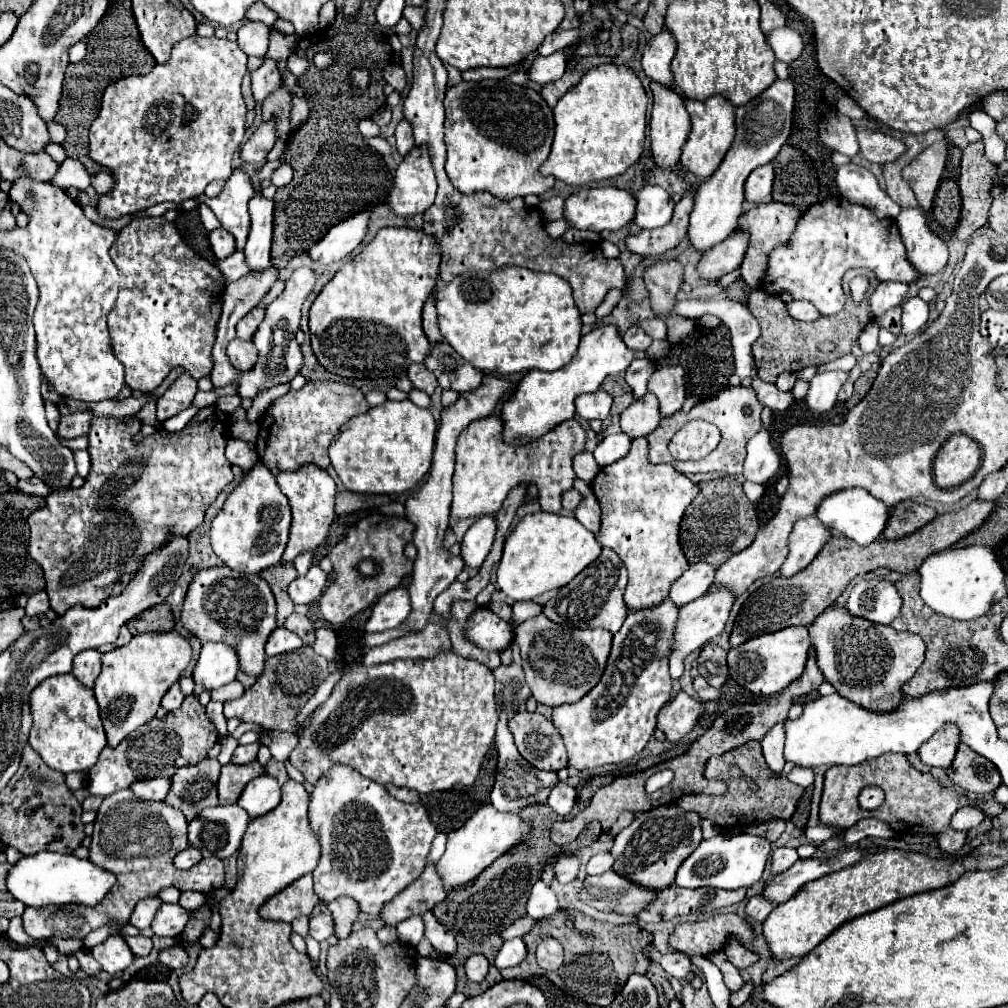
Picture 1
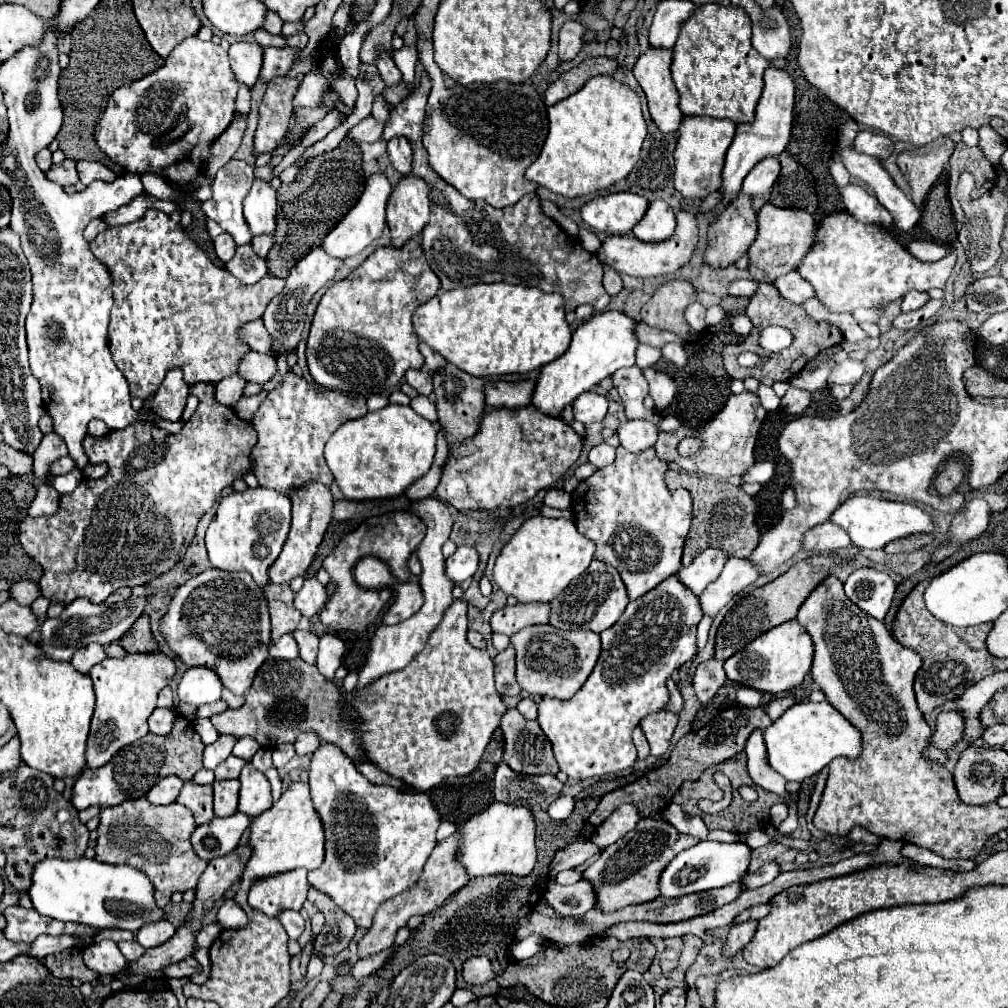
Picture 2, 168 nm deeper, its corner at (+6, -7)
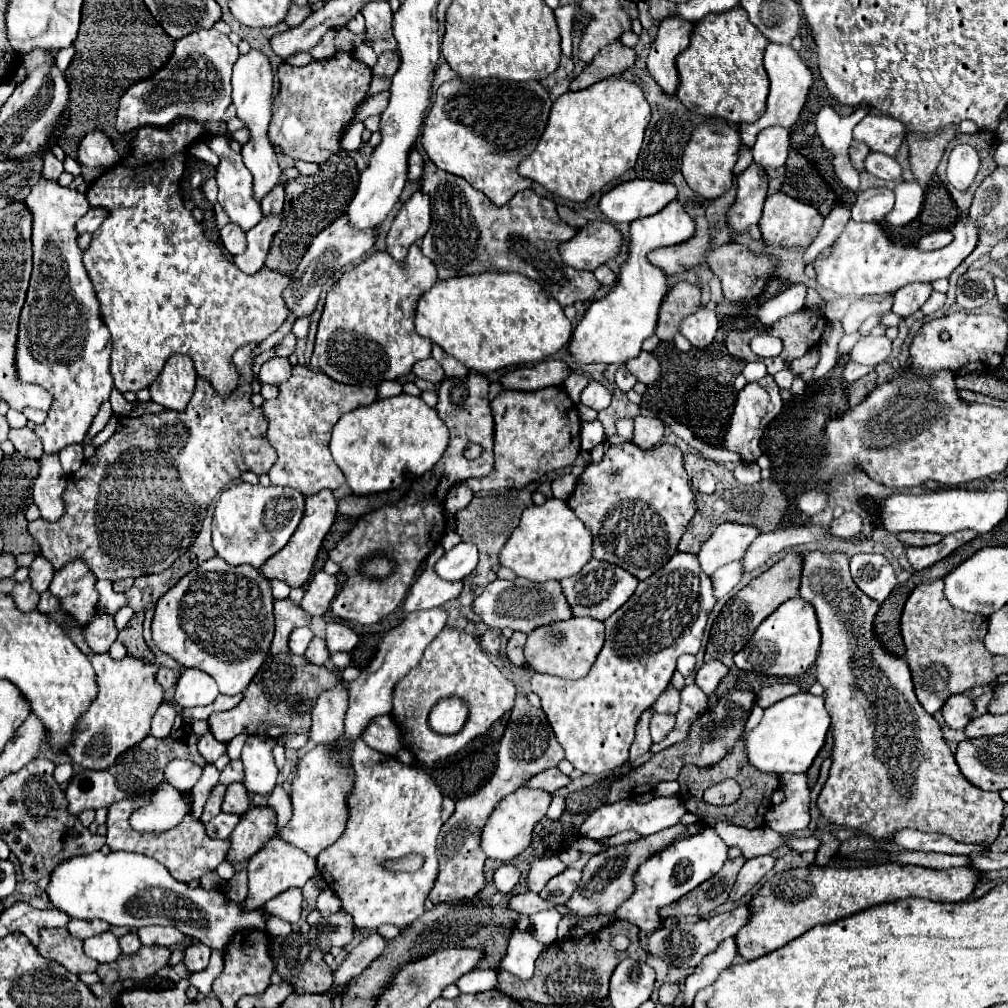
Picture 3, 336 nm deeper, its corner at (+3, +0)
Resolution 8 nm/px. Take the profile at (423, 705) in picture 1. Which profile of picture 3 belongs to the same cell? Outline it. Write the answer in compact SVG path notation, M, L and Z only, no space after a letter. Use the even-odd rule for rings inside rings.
M445 627L425 649L421 663L411 669L395 687L393 699L393 719L399 725L403 739L419 739L417 759L425 765L433 765L437 759L447 759L449 755L463 749L477 735L483 735L505 711L513 707L515 685L495 667L495 663L481 651L475 637L453 627ZM445 697L461 697L469 705L469 717L463 729L455 735L437 735L427 723L429 709Z

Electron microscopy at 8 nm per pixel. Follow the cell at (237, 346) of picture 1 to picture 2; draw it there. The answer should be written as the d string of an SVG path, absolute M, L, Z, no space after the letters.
M248 352L238 362L238 370L236 372L246 382L264 384L264 382L268 382L274 376L274 372L276 372L276 360L272 360L266 354L260 354L260 352Z

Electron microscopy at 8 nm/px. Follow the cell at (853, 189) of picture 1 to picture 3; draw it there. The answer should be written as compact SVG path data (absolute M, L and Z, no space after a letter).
M867 189L857 195L853 205L853 221L879 221L895 205L895 195L891 189Z

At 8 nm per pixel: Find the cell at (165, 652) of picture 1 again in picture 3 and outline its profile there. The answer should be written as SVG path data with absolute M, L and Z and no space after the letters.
M109 653L93 655L91 659L97 677L97 697L93 705L77 721L77 733L73 733L73 745L69 745L69 757L83 769L107 769L115 759L143 741L149 735L149 725L157 709L163 705L163 689L155 681L159 665L149 665L133 657L113 661Z

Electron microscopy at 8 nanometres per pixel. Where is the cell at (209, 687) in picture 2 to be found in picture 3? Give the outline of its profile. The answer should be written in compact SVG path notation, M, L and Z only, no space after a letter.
M183 669L175 689L175 705L179 707L205 707L219 695L215 681L197 669Z

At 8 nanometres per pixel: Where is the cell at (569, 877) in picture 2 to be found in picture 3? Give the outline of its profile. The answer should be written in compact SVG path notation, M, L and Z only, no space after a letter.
M549 857L549 859L535 859L531 863L531 869L527 873L527 889L529 891L541 891L545 883L559 875L565 869L565 865L559 861L559 857Z

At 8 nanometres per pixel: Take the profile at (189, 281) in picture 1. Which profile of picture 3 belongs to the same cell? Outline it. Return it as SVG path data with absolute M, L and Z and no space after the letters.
M181 119L163 129L151 125L141 127L131 139L131 153L109 167L87 189L89 205L103 207L109 213L93 233L91 245L83 251L83 265L101 303L101 319L111 331L111 373L121 393L145 389L155 381L171 355L187 353L195 361L197 373L207 379L219 395L231 395L239 385L233 353L245 343L261 343L267 339L289 315L283 291L289 287L291 277L267 267L259 269L255 275L245 275L205 237L201 225L183 205L179 181L185 173L185 153L205 135L205 127L191 119Z

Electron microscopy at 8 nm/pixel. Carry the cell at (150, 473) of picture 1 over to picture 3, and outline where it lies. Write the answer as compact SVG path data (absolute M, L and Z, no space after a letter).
M249 343L235 351L233 363L241 373L241 381L229 397L219 397L213 387L199 377L195 395L185 411L165 409L163 413L143 415L139 419L119 417L117 433L113 433L105 445L99 445L95 455L85 459L77 473L67 475L63 517L57 523L47 523L43 519L29 523L29 533L39 543L41 555L49 559L55 569L81 557L89 563L97 579L119 581L125 577L161 573L191 547L217 493L239 479L243 471L263 475L273 467L277 451L265 439L267 417L261 413L261 407L251 403L255 349L257 343Z

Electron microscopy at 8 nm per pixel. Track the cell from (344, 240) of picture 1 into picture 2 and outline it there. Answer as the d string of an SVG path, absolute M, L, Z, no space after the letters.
M384 174L370 176L366 180L362 200L358 200L358 204L346 214L346 218L322 242L322 248L326 250L326 254L334 256L334 258L340 258L340 260L346 260L350 256L360 254L372 240L376 240L382 234L382 228L386 224L384 210L386 210L386 200L388 200L390 192L392 192L392 184L388 182L388 178Z

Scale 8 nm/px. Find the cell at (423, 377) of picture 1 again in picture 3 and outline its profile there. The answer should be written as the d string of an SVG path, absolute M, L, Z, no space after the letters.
M433 357L429 359L423 359L423 361L417 361L415 367L413 367L413 373L421 379L427 379L431 383L441 383L445 379L445 373L441 369L441 365L437 361L433 361Z

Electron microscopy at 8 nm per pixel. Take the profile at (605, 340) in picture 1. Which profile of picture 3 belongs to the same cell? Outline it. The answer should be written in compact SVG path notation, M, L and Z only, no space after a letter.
M673 201L669 203L663 211L659 211L657 215L649 215L645 219L637 219L631 221L629 225L629 239L627 239L627 259L625 263L621 263L619 271L617 271L617 281L615 287L599 301L593 301L589 305L589 309L585 311L583 319L577 323L575 331L573 331L573 339L571 339L571 355L579 361L579 363L625 363L633 357L637 357L641 353L641 343L645 337L651 337L655 333L657 327L657 317L659 317L659 309L663 303L663 297L669 291L669 283L667 283L667 275L663 269L659 269L657 265L649 263L647 255L653 249L659 247L673 247L673 245L683 245L685 241L689 241L695 233L695 223L689 217L689 213L683 209L681 203Z

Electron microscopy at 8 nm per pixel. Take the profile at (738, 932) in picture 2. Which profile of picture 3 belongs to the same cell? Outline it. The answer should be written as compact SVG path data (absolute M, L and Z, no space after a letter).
M731 937L729 941L723 941L721 949L713 951L709 957L705 957L701 961L701 965L697 965L695 971L687 977L687 983L683 989L683 1007L691 1007L695 993L699 989L715 983L719 973L733 963L735 955L737 955L737 945L735 945L735 939Z

